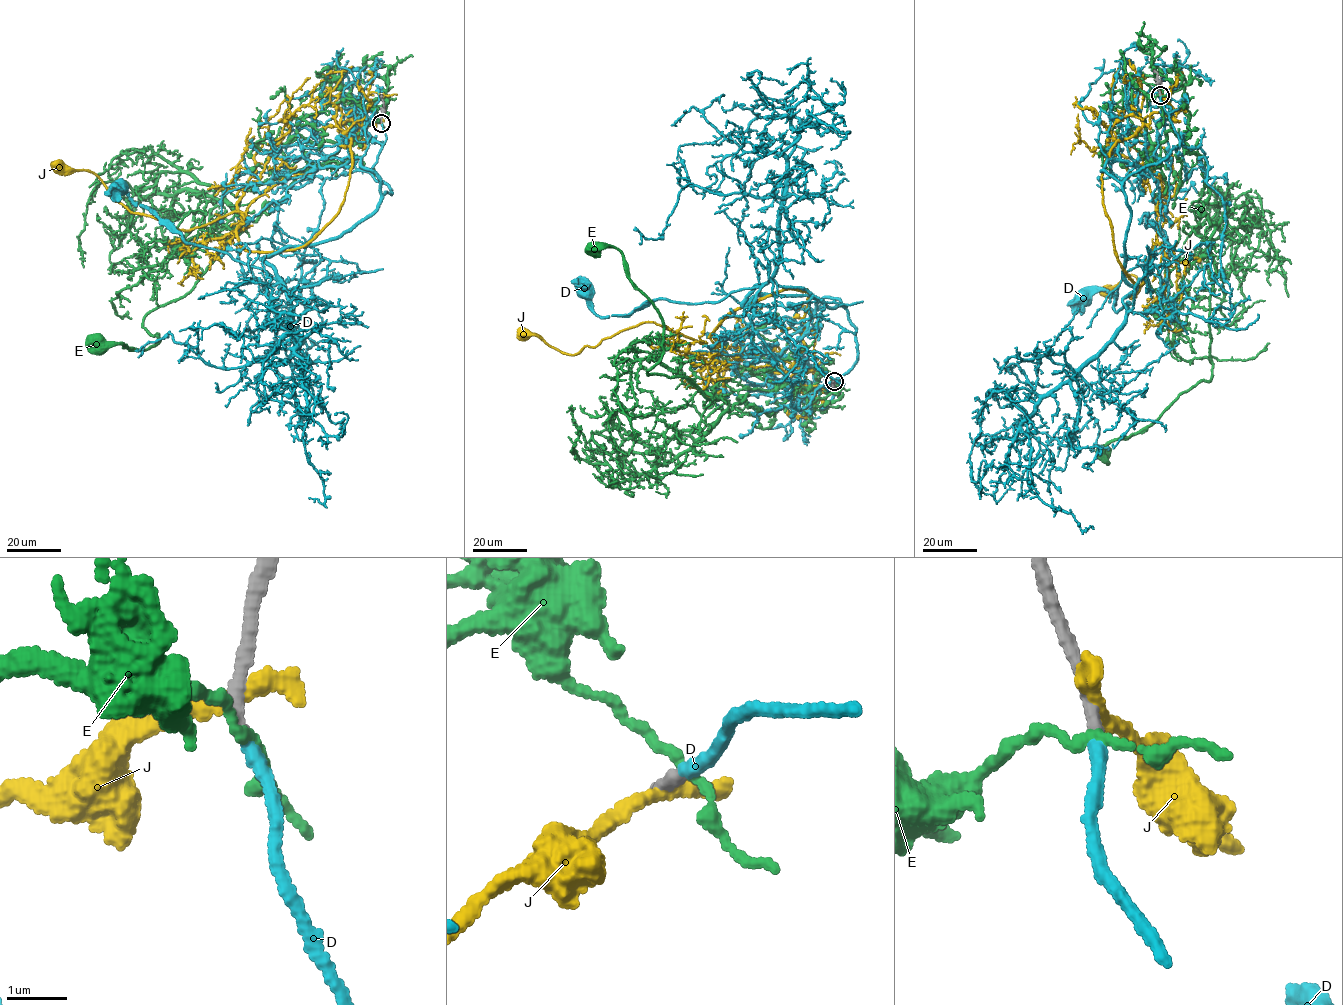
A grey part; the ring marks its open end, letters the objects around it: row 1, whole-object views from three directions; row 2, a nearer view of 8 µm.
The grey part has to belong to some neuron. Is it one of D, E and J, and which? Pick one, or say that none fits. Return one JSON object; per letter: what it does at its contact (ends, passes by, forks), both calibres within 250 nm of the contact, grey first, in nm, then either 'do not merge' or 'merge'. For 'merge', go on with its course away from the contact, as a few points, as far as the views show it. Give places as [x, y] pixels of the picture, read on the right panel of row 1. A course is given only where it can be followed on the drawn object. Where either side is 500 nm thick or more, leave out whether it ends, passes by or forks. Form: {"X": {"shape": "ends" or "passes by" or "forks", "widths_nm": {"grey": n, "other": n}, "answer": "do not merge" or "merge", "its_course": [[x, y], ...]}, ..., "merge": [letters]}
{"D": {"shape": "ends", "widths_nm": {"grey": 220, "other": 200}, "answer": "merge", "its_course": [[1160, 95], [1180, 146], [1122, 183], [1131, 304], [1117, 312], [1106, 290], [1083, 296]]}, "E": {"shape": "passes by", "widths_nm": {"grey": 220, "other": 120}, "answer": "do not merge"}, "J": {"shape": "ends", "widths_nm": {"grey": 280, "other": 360}, "answer": "do not merge"}, "merge": ["D"]}

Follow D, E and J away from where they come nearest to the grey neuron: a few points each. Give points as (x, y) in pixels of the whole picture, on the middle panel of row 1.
D: (834, 381), (856, 362), (845, 304), (760, 294), (744, 306), (756, 284), (602, 317), (584, 293)
E: (834, 381), (769, 415), (746, 394), (728, 409), (685, 377), (648, 375), (663, 321), (621, 252), (593, 248)
J: (832, 382), (802, 392), (793, 371), (807, 289), (732, 310), (715, 348), (653, 322), (571, 355), (525, 333)

